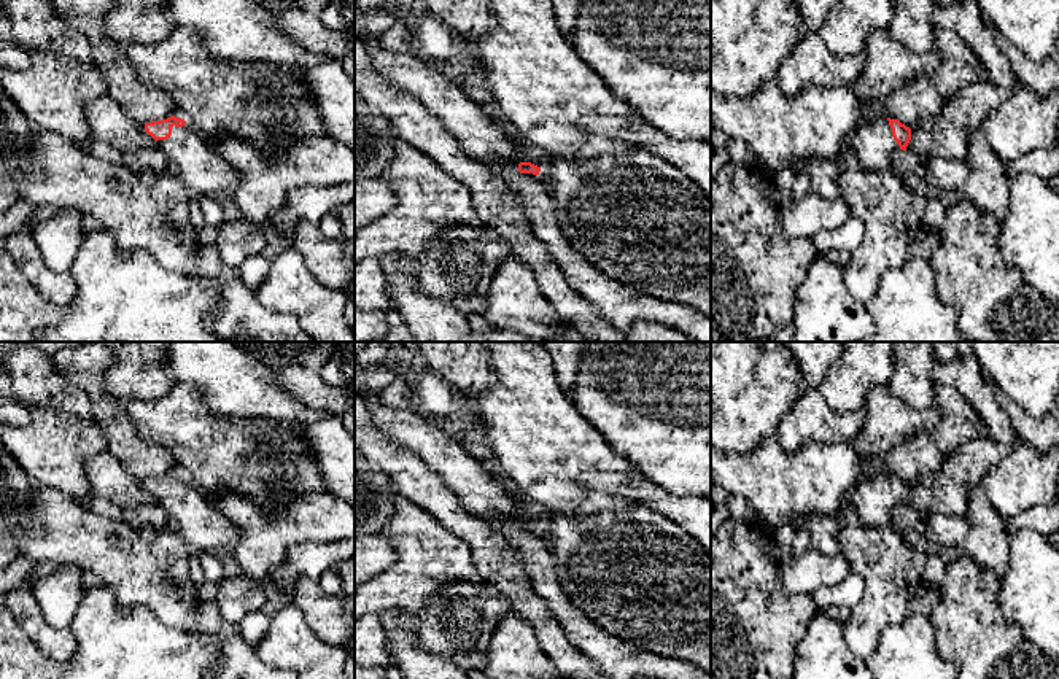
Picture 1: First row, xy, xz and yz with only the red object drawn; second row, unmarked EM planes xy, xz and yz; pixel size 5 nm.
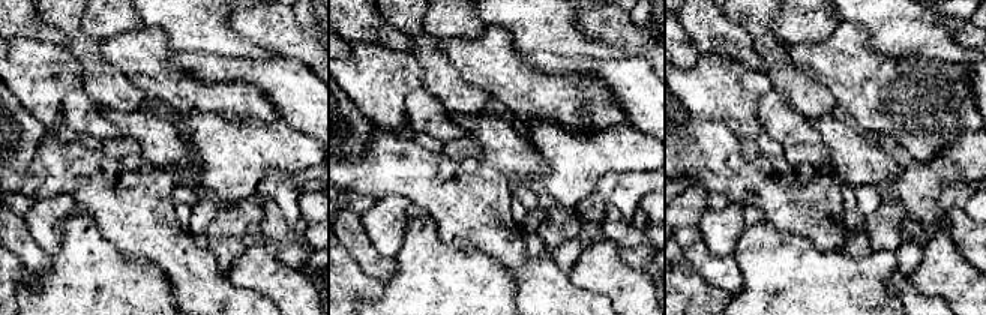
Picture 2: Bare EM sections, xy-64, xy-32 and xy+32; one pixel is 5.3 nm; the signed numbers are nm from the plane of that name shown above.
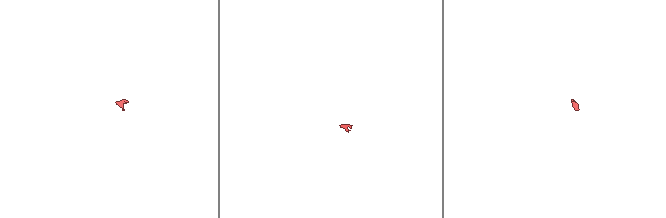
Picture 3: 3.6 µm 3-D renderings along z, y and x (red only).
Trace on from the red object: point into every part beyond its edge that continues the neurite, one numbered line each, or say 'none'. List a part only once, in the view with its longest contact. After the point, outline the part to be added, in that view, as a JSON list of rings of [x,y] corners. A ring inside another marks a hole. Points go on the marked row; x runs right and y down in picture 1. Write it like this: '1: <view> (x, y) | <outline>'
1: xy (191, 159) | [[[191,124],[172,127],[167,140],[157,140],[167,156],[165,173],[183,183],[192,197],[227,196],[239,184],[239,173],[219,156],[213,142]]]

